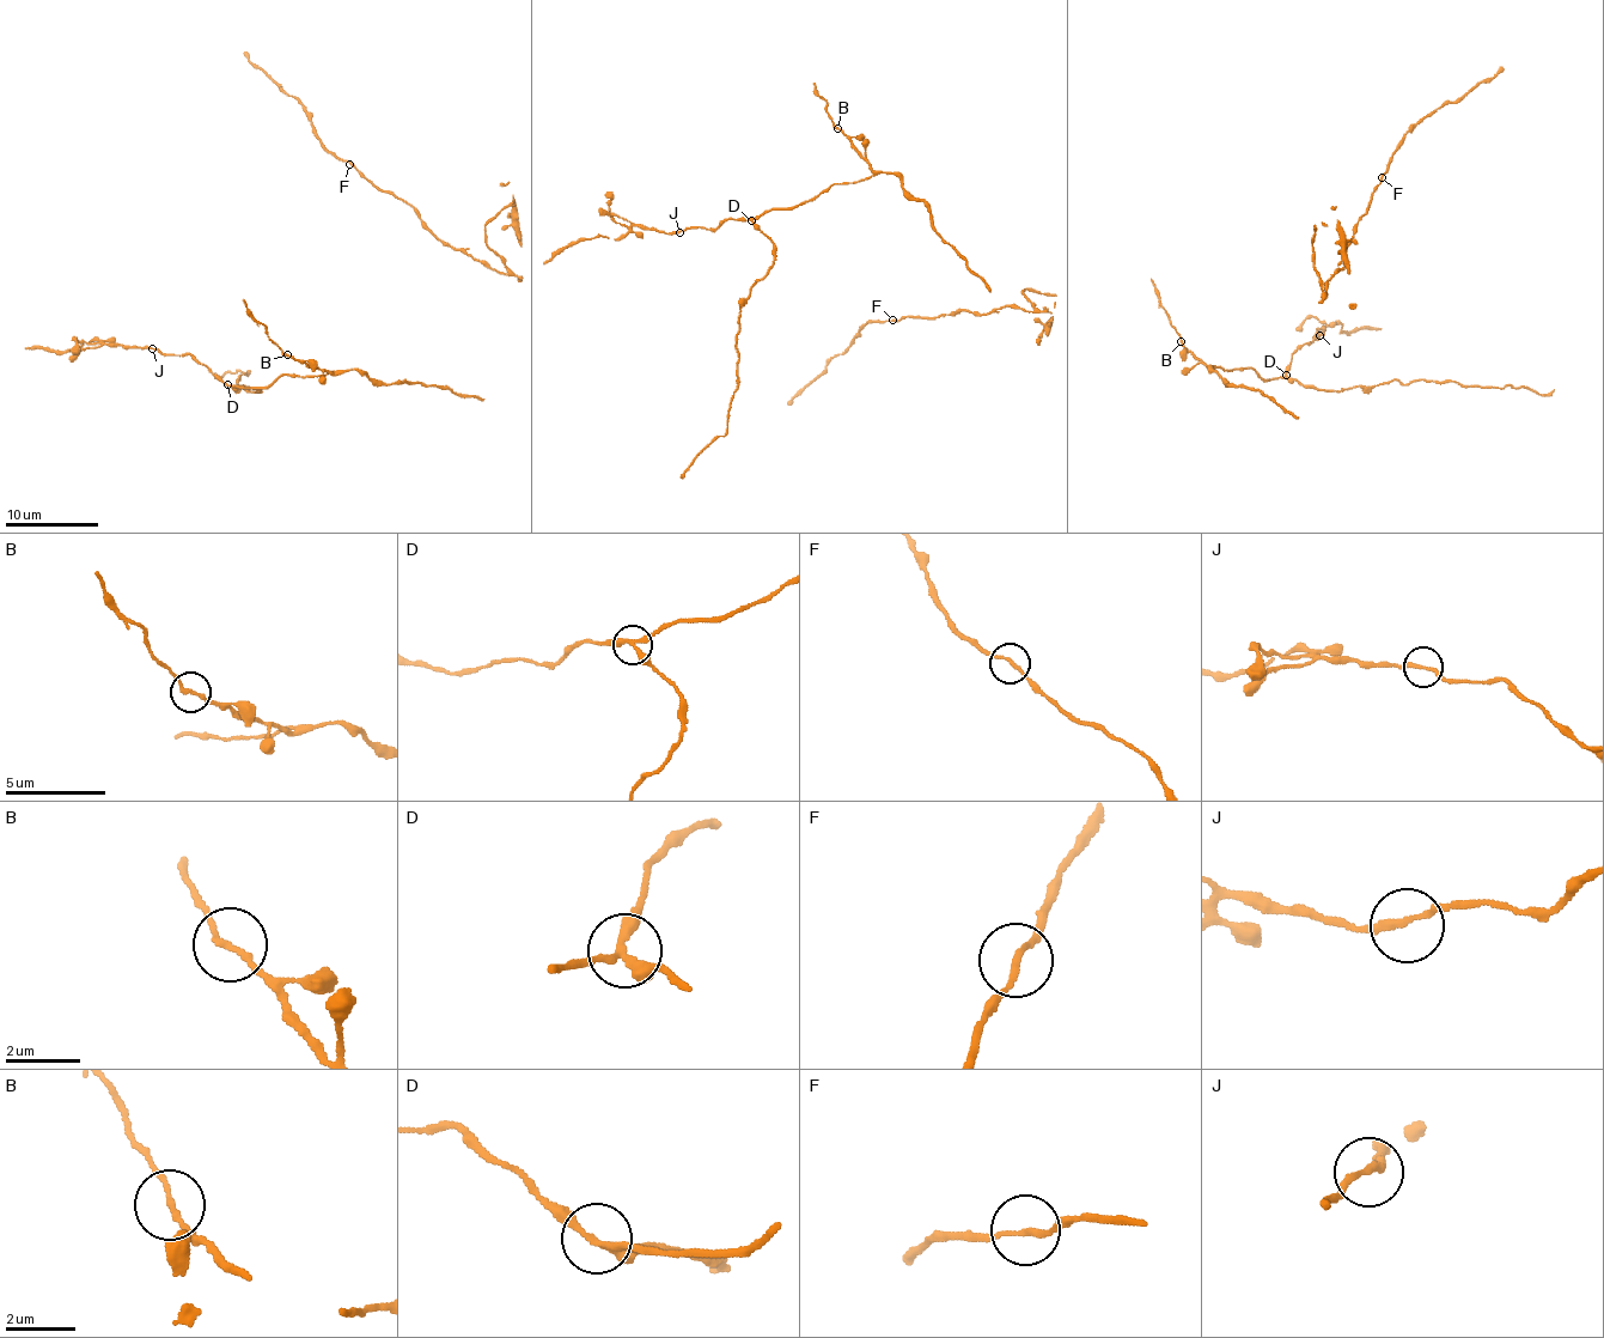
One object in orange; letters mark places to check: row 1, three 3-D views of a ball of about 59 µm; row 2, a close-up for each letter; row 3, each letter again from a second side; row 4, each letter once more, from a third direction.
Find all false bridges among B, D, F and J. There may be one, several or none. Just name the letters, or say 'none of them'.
B, D

